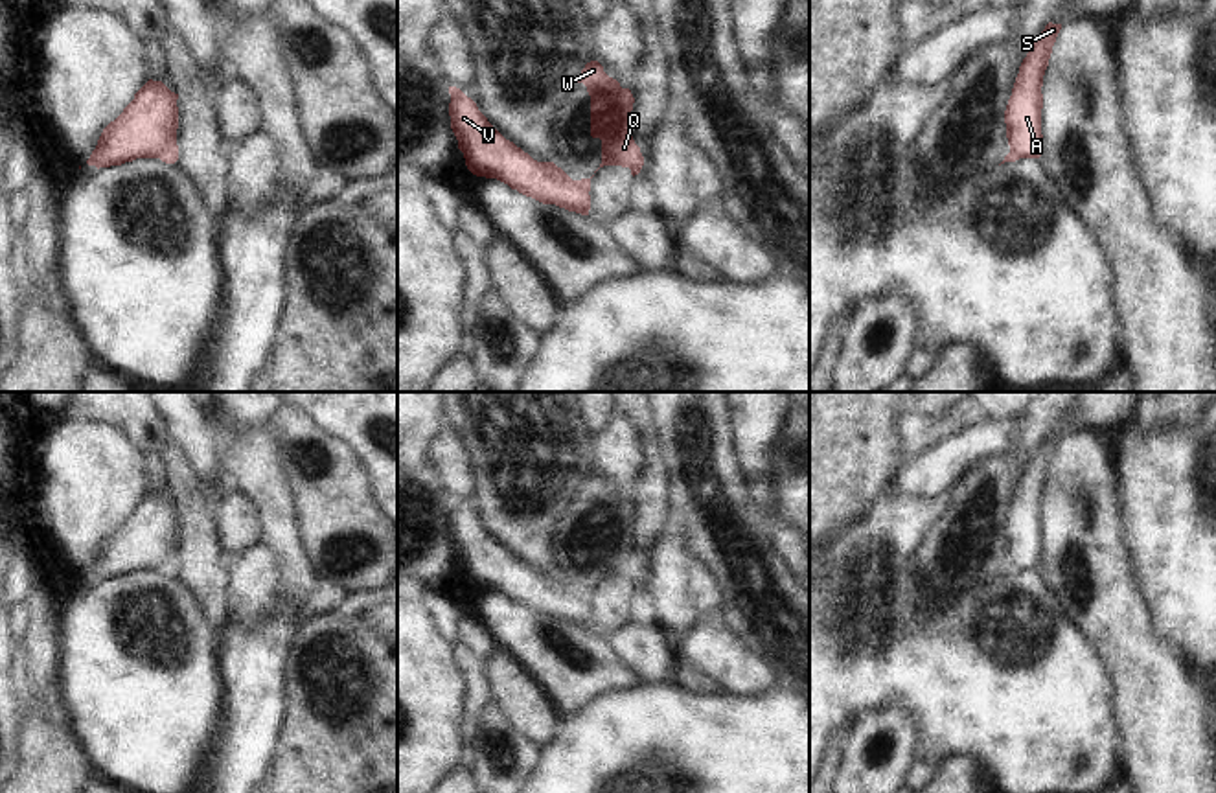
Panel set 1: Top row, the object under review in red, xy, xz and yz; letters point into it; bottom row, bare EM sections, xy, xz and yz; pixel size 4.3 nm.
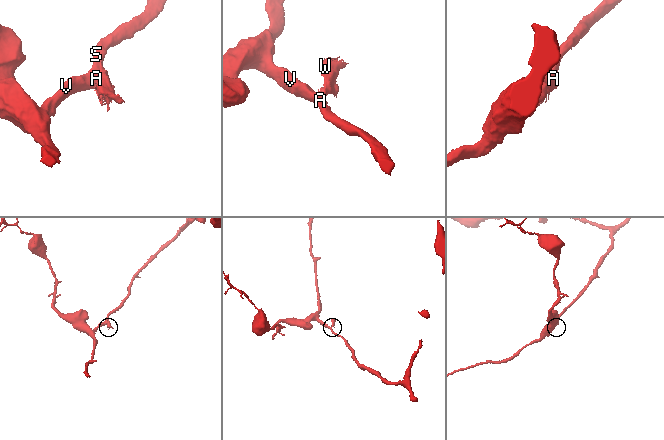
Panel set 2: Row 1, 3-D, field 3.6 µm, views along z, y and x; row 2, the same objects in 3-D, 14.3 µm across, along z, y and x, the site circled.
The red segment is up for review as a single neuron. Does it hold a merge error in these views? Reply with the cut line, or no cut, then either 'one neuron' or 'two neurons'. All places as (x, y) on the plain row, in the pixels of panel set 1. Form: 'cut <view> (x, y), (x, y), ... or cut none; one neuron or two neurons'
cut xy (175, 552), (159, 569); two neurons

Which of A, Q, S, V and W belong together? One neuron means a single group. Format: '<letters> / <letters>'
A S V / Q W

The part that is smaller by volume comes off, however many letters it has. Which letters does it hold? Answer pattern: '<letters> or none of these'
Q, W

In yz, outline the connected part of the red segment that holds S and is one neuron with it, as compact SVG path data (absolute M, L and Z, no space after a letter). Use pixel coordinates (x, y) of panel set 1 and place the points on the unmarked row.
M1049 434L1036 449L1030 464L1019 478L1012 508L1004 523L1008 557L1019 570L1041 569L1041 499L1060 442L1061 436Z

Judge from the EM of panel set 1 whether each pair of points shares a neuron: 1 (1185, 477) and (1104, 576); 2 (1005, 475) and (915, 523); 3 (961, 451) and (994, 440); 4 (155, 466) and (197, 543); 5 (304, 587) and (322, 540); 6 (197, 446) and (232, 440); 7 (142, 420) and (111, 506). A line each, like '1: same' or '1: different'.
1: different
2: different
3: same
4: different
5: different
6: different
7: different

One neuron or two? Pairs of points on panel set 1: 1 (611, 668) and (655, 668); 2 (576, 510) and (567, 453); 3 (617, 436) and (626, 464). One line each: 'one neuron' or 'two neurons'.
1: two neurons
2: two neurons
3: one neuron

